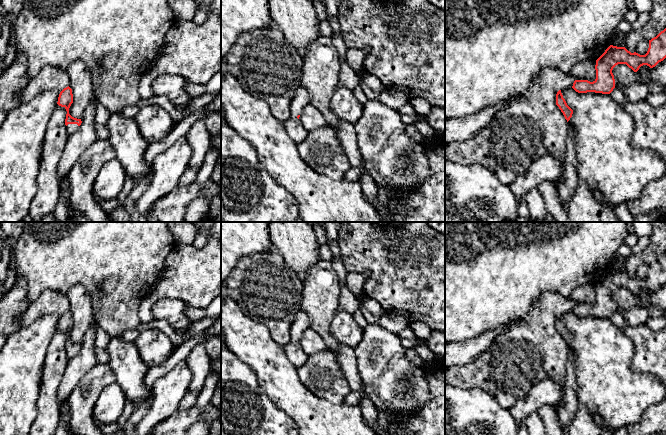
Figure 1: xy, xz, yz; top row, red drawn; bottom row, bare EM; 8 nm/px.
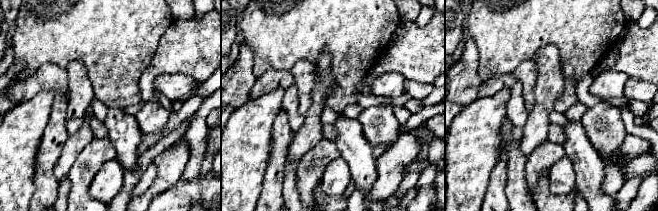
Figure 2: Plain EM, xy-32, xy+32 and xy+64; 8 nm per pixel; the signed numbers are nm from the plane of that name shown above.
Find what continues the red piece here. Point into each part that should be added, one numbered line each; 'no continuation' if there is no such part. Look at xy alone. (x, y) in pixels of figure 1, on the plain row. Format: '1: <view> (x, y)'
1: xy (71, 352)

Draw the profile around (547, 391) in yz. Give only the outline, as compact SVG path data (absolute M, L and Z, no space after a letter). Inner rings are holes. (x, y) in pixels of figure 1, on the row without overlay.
M546 378L533 384L528 394L521 399L516 399L509 410L519 429L521 424L525 423L533 412L538 412L543 405L558 404L560 398L561 389L559 384L551 378Z

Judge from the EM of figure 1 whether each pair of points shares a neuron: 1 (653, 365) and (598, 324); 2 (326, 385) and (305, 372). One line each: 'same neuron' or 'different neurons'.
1: different neurons
2: same neuron

